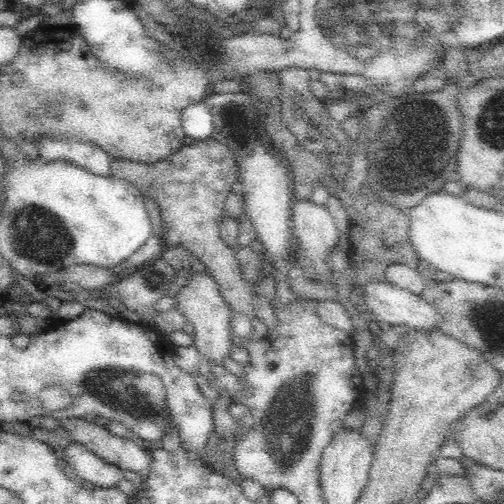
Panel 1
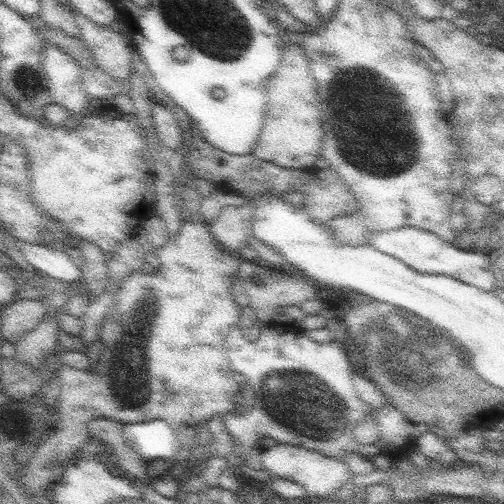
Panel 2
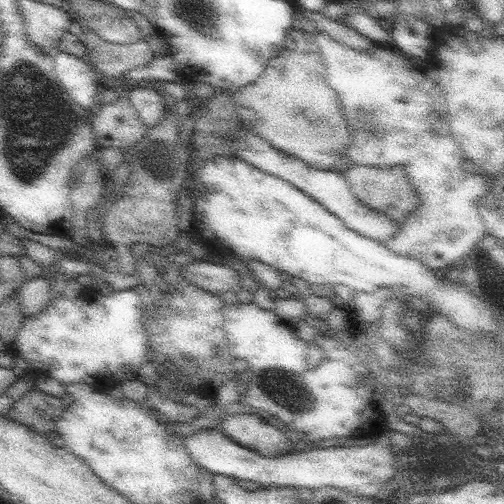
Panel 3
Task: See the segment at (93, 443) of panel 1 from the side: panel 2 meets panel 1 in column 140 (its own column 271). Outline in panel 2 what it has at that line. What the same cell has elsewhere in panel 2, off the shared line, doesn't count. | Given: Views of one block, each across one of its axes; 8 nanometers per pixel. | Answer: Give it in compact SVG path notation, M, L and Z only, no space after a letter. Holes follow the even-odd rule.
M275 444L271 448L265 446L261 450L259 458L261 458L261 464L265 466L267 474L271 476L271 480L285 478L289 482L295 482L295 484L305 488L307 496L315 496L315 498L331 498L353 476L343 460L337 460L337 458L331 458L331 456L323 456L321 452L307 450L303 446L293 446L293 444Z

